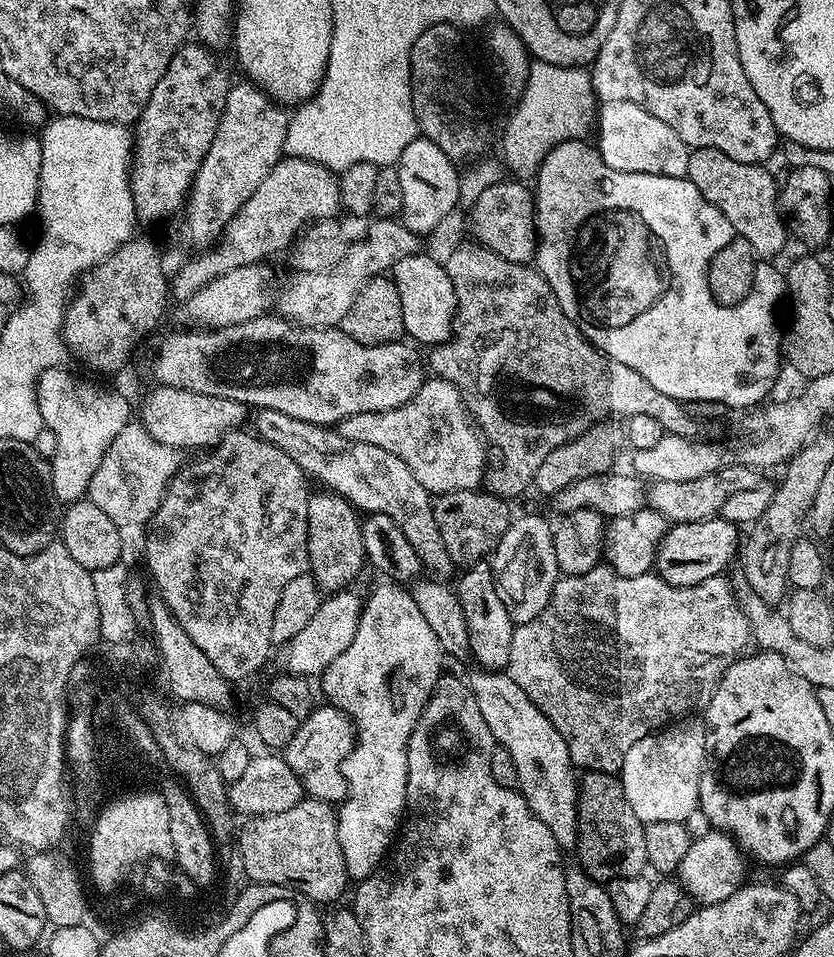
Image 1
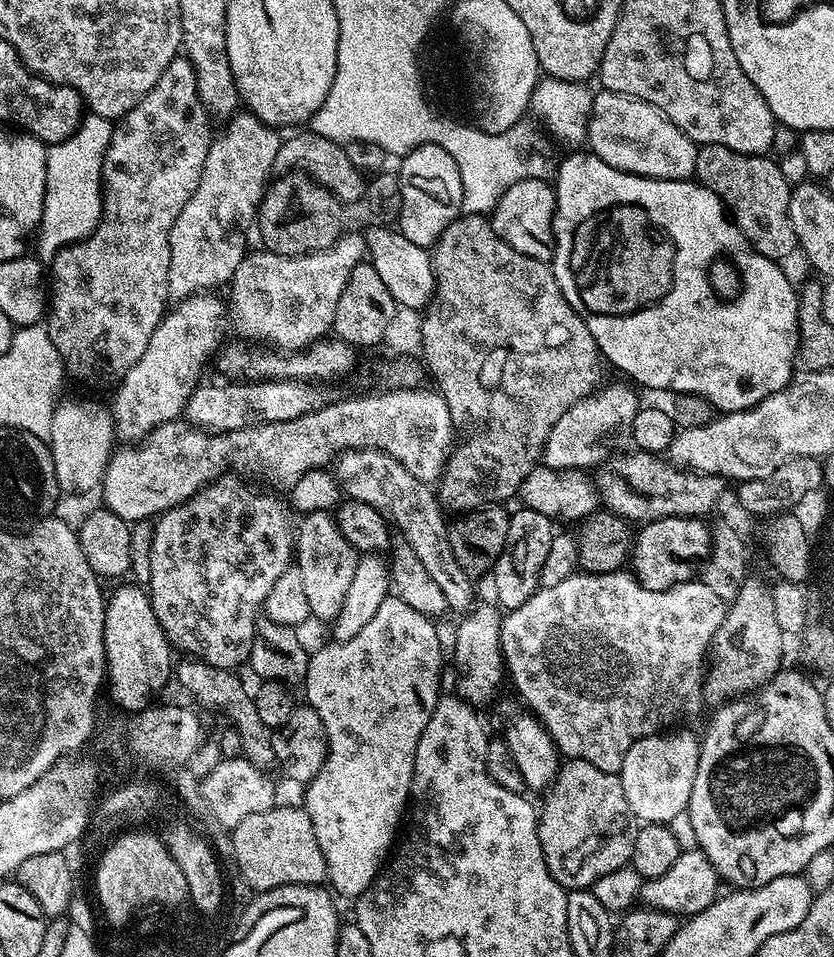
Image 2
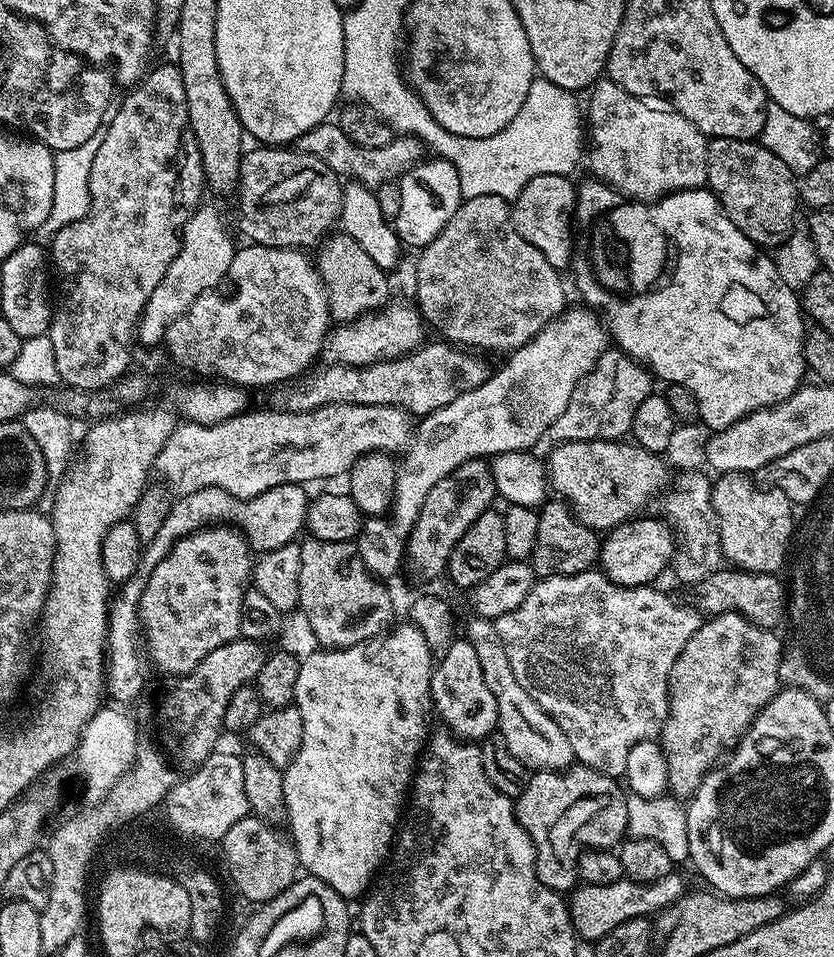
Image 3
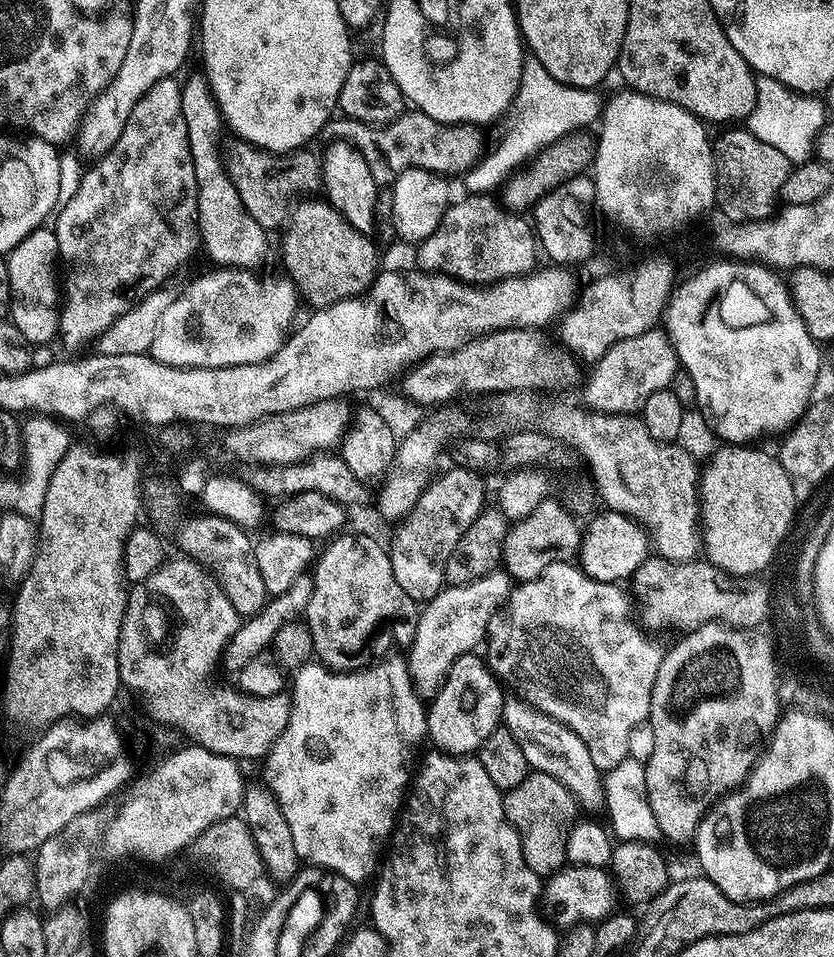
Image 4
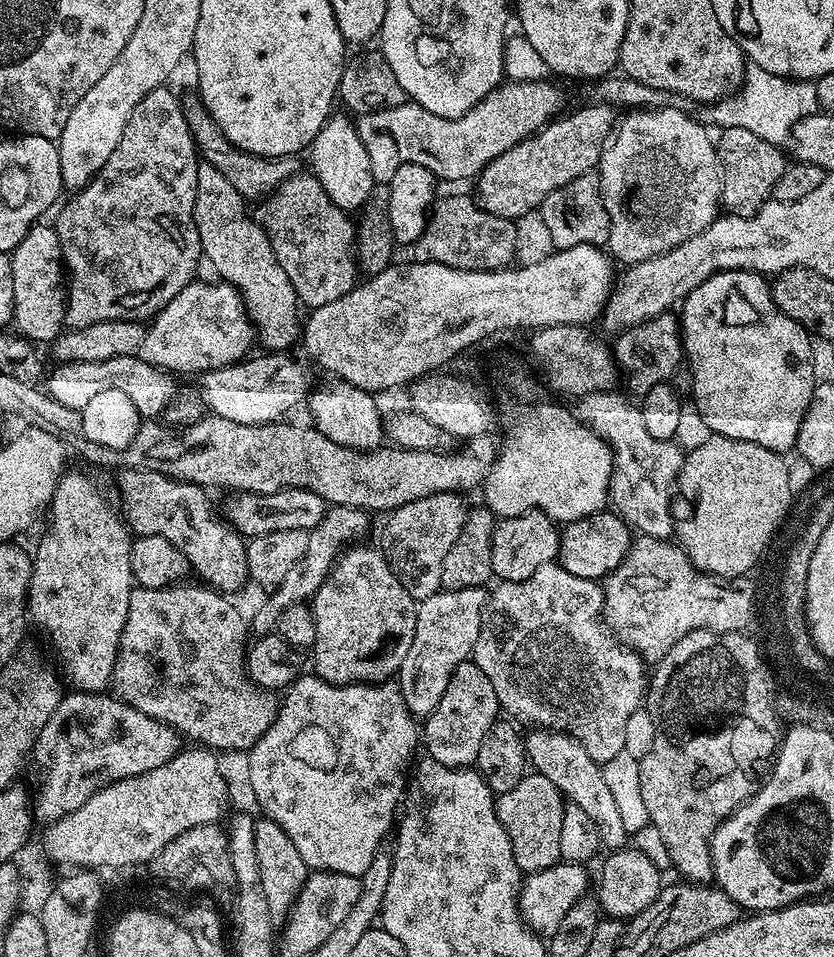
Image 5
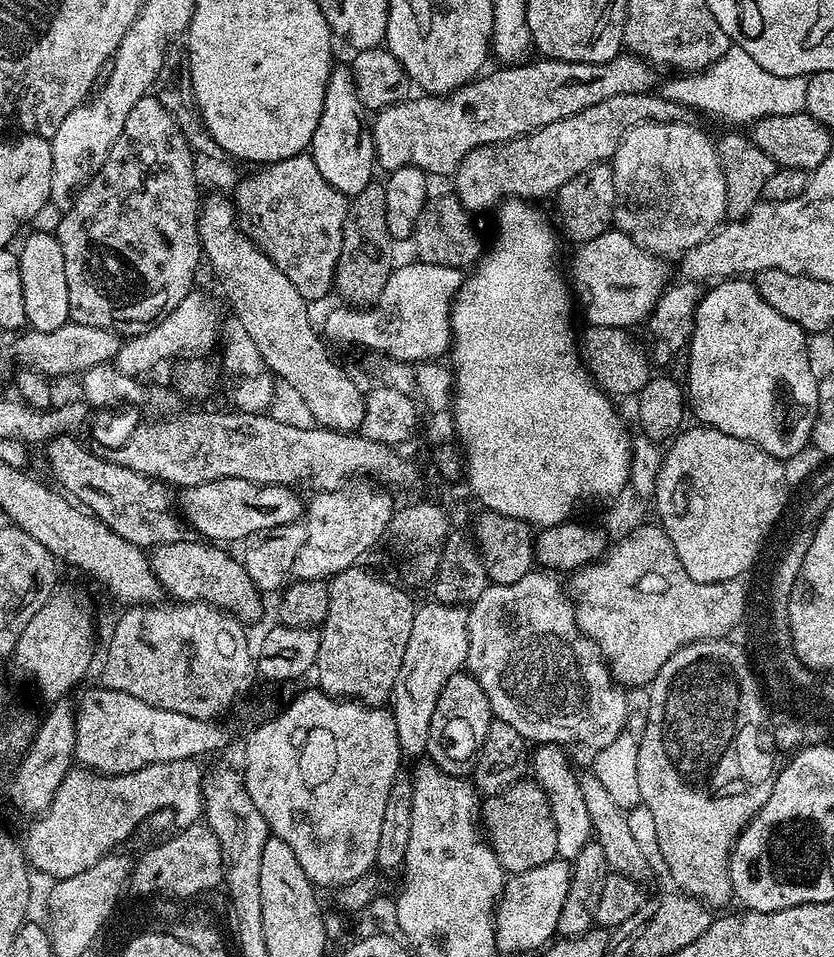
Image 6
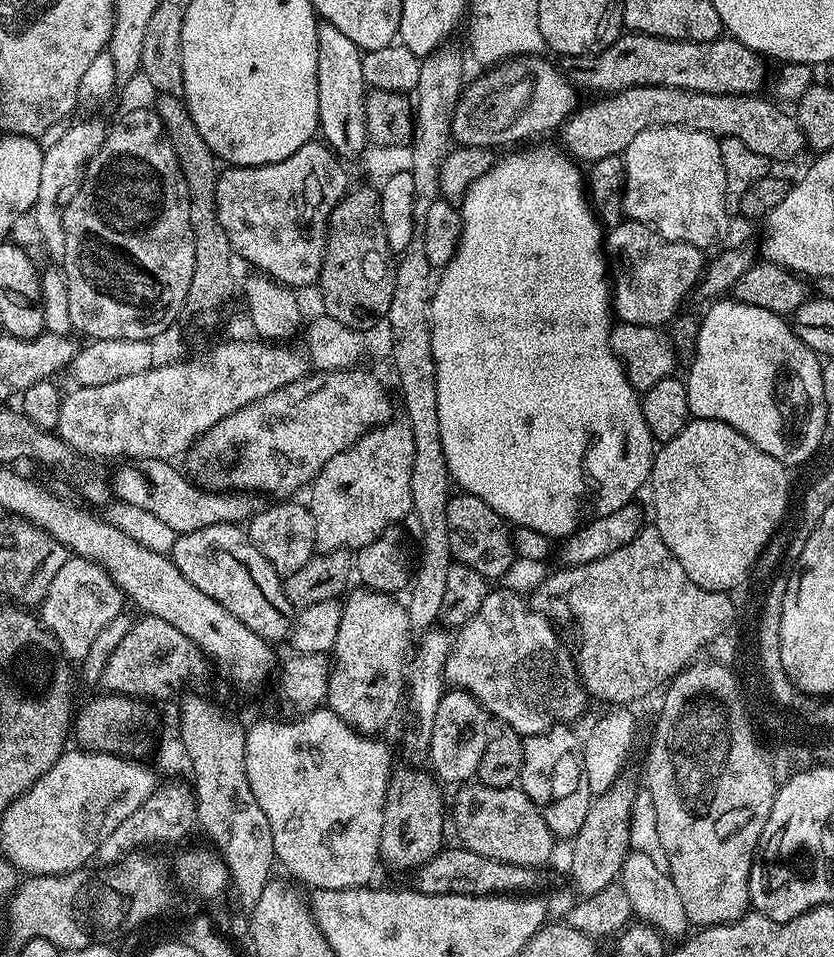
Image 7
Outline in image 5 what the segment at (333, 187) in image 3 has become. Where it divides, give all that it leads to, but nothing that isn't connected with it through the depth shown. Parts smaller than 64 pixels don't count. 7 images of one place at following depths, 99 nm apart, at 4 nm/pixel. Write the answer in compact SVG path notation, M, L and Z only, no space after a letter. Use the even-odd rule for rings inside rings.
M190 54L183 56L178 66L170 70L170 78L166 86L180 98L182 114L186 118L186 126L190 126L190 134L196 143L199 159L203 163L214 166L214 170L218 170L218 174L222 174L222 178L226 178L226 182L230 182L230 186L234 186L234 190L238 190L238 194L242 194L245 201L252 202L256 199L259 201L261 198L271 196L279 184L301 171L296 156L256 156L252 152L234 146L230 138L222 134L222 130L208 113L208 107L200 99L198 62Z

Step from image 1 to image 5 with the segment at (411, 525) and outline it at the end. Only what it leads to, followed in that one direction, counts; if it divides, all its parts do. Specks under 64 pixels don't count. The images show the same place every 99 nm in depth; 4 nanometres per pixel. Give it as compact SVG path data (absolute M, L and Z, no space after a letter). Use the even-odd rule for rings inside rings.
M532 730L524 736L524 751L528 753L528 763L537 772L541 772L554 786L558 786L560 795L571 803L582 806L586 815L598 826L600 843L605 849L623 848L630 840L630 826L626 821L622 804L616 801L612 788L608 785L609 777L603 767L590 758L590 754L573 736L565 732L551 730Z

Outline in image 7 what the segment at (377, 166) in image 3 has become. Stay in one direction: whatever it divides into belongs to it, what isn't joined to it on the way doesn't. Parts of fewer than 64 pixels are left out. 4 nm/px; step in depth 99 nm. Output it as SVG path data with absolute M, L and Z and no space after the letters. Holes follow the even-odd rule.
M629 31L594 56L573 56L563 63L563 71L577 89L589 88L596 92L592 94L611 94L638 86L670 86L706 94L743 96L759 93L764 84L765 61L760 53L731 38L694 42Z

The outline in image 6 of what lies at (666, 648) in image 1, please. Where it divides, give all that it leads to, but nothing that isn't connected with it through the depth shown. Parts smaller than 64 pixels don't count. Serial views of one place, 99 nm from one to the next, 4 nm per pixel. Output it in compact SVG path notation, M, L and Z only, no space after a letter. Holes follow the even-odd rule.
M533 570L527 572L522 578L518 578L518 582L510 582L509 584L489 583L488 589L468 608L470 650L468 651L466 671L476 679L478 686L482 686L482 690L492 707L493 717L506 722L506 726L514 726L514 730L518 730L518 734L522 734L525 740L533 745L559 744L569 746L568 744L585 744L586 747L592 748L591 750L599 750L610 746L610 742L614 742L614 738L618 738L626 730L627 724L624 723L628 720L629 693L612 679L612 672L608 669L608 663L601 656L596 643L590 637L584 635L584 631L576 625L576 605L573 603L571 595L566 591L565 585L563 588L555 579L559 580L547 571Z

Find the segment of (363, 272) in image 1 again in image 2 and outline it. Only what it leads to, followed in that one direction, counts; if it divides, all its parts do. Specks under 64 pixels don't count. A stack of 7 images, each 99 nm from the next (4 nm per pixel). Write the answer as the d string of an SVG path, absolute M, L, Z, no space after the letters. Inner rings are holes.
M359 231L350 232L341 235L340 239L334 242L334 246L321 252L308 252L304 256L283 256L267 250L249 251L230 282L231 331L233 328L240 335L237 337L245 341L259 342L261 345L286 352L299 352L315 344L317 340L325 339L332 332L338 298L342 298L342 290L346 290L346 282L351 280L353 268L358 267L366 256L363 235Z

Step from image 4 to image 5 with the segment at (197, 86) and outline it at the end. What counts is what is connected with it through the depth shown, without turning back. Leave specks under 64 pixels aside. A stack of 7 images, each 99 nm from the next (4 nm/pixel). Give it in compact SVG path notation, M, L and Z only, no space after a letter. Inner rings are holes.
M201 162L198 166L198 190L194 198L194 226L198 230L200 239L200 250L205 261L212 263L212 268L217 272L219 279L225 284L233 284L240 296L244 299L244 309L247 310L248 316L252 319L252 327L256 329L256 335L259 343L264 343L269 353L280 354L292 343L299 341L302 336L302 305L296 299L294 286L290 286L290 278L286 278L286 270L282 270L278 258L274 258L274 250L270 246L268 236L265 234L263 227L256 224L248 217L246 201L214 166Z

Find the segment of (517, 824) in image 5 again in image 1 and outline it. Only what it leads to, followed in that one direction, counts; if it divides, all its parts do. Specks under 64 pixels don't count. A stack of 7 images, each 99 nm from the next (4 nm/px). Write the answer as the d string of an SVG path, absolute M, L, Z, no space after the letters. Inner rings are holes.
M585 771L579 777L574 856L580 859L579 867L587 876L607 882L614 878L645 875L649 866L644 826L630 802L626 802L626 790L613 773Z

